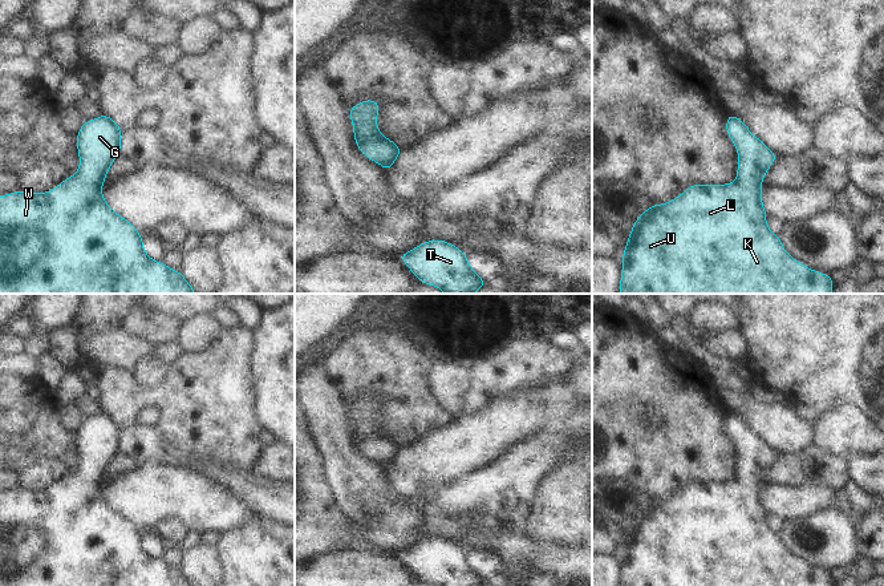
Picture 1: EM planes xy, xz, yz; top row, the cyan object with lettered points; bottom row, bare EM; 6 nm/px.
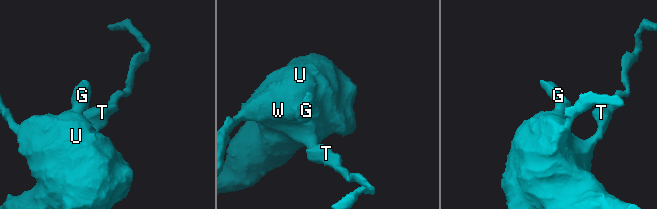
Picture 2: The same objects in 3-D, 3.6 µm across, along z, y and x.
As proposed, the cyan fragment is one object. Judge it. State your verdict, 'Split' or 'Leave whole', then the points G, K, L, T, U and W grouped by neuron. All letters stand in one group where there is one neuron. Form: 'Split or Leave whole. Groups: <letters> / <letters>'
Leave whole. Groups: G K L T U W

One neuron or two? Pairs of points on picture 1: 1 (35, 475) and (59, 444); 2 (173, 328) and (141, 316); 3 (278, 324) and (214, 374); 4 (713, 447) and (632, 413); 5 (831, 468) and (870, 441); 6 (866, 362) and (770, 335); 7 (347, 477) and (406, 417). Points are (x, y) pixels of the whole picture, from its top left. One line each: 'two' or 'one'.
1: two
2: one
3: two
4: one
5: two
6: one
7: two

